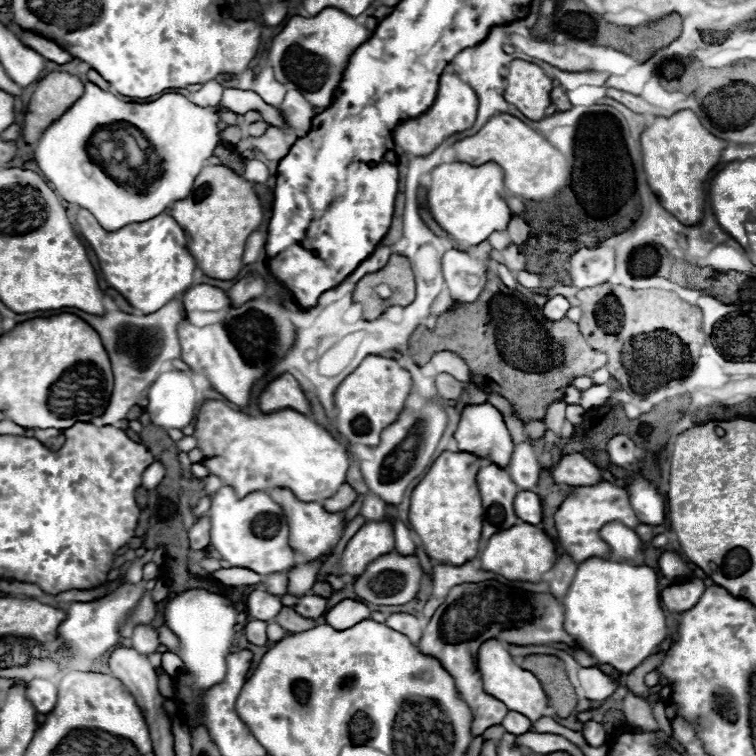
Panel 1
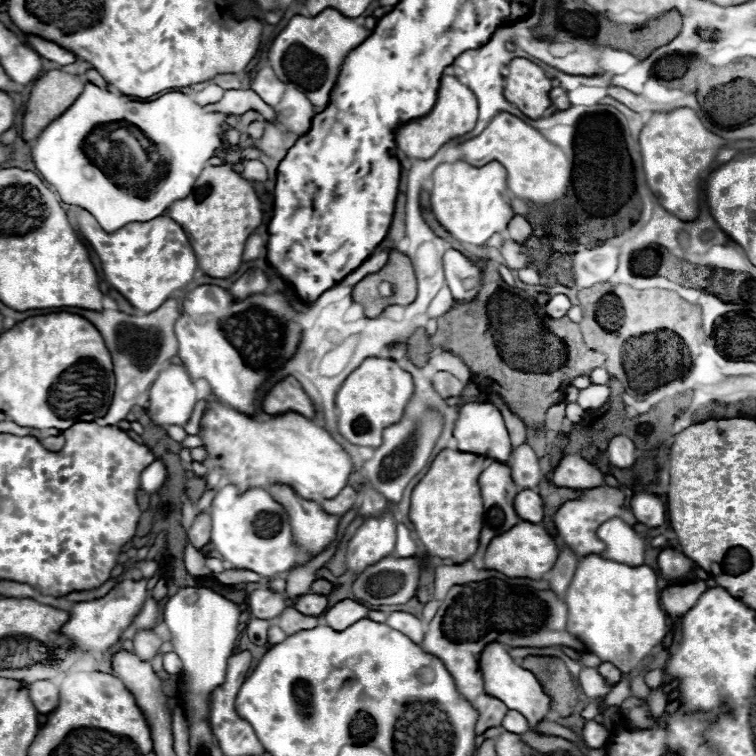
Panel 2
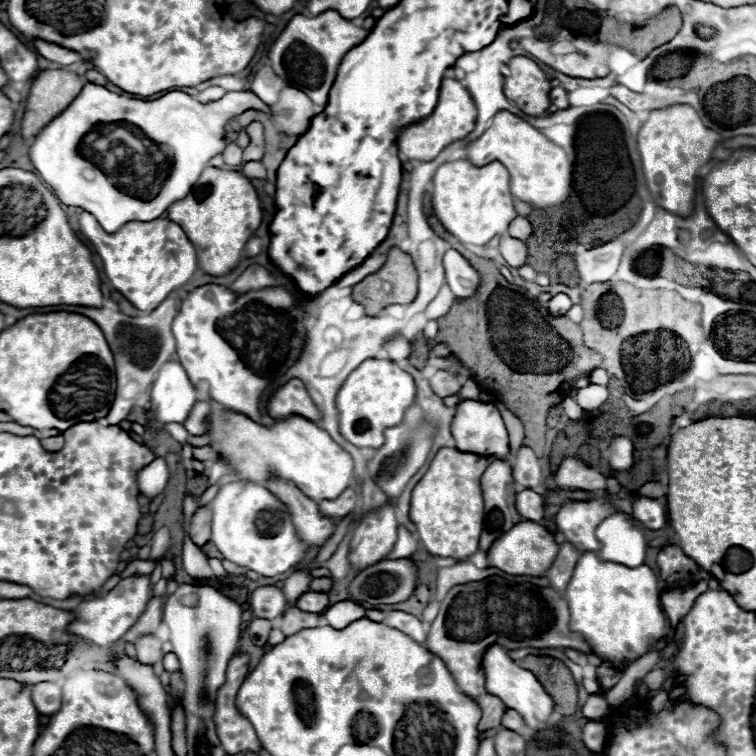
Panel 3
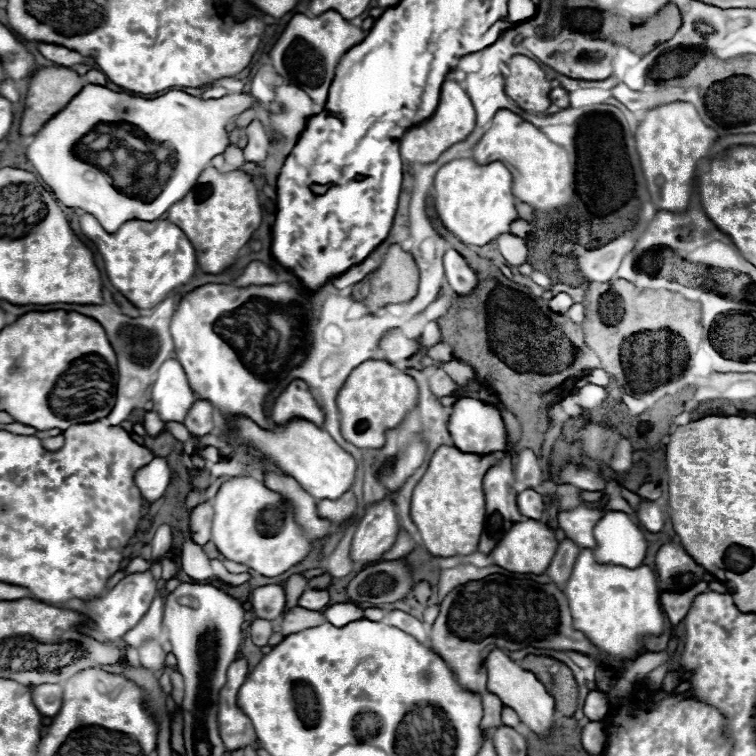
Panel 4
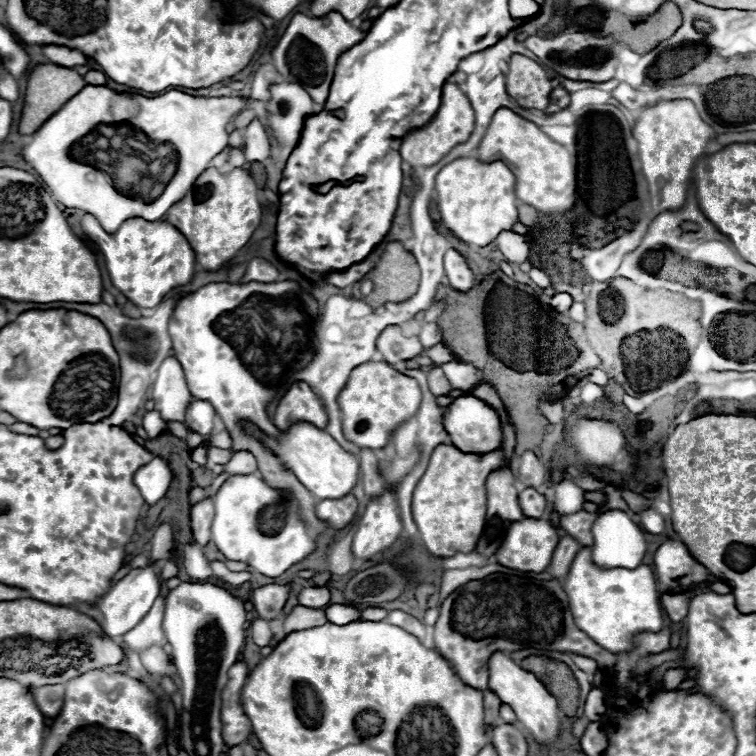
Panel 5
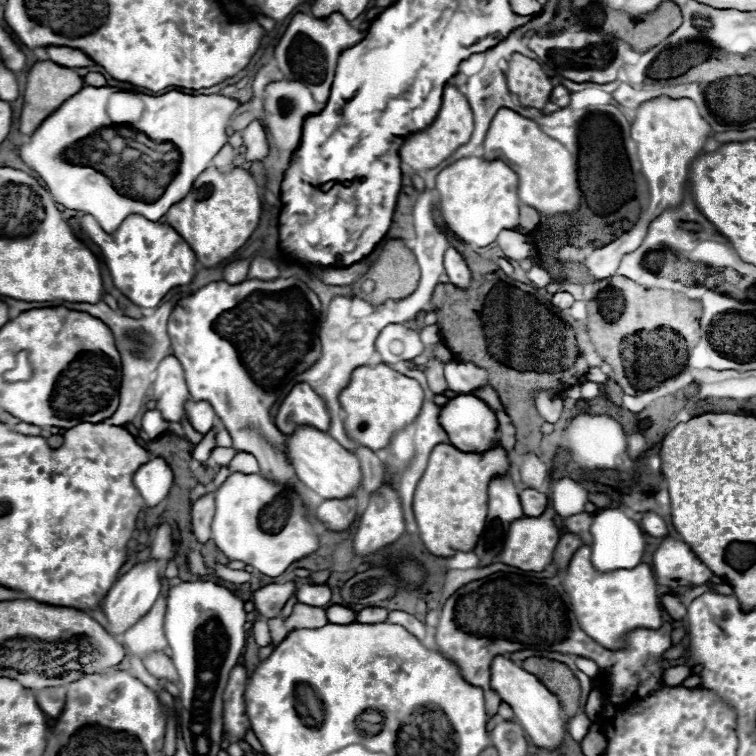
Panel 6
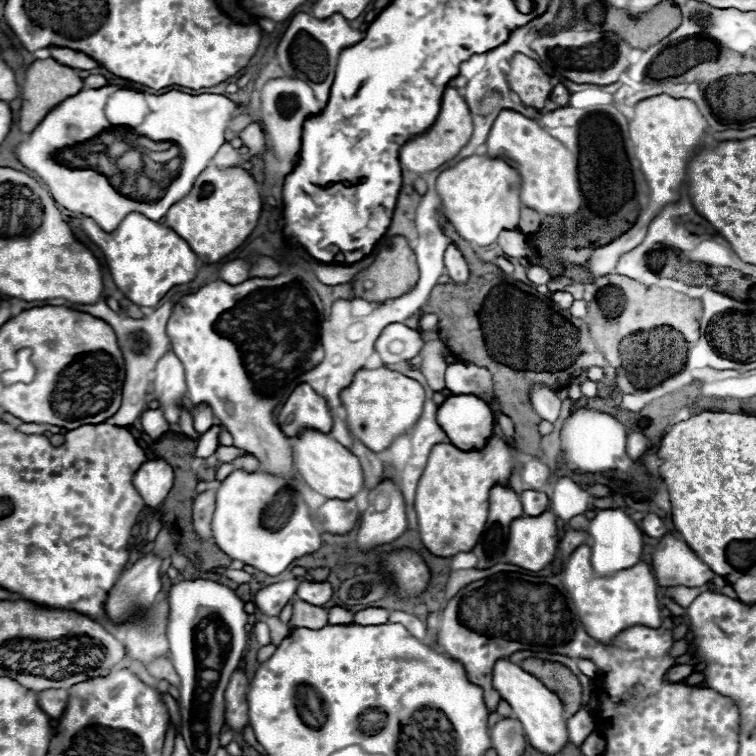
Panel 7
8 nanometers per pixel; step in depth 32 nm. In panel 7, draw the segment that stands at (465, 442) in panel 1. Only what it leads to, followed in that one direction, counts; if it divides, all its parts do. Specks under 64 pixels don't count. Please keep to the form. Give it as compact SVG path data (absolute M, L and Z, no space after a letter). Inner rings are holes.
M460 394L446 398L444 404L438 406L438 424L448 434L450 442L460 450L482 450L488 440L494 436L494 414L488 406L488 402L472 396L472 394Z

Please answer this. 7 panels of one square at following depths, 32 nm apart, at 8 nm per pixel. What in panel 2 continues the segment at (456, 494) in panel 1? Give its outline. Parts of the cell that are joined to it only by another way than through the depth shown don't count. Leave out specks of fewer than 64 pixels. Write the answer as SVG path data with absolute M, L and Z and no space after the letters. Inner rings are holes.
M442 450L430 464L426 476L412 490L410 522L414 524L414 530L430 556L452 558L454 564L462 564L476 554L484 518L478 476L488 464L488 458L476 454Z

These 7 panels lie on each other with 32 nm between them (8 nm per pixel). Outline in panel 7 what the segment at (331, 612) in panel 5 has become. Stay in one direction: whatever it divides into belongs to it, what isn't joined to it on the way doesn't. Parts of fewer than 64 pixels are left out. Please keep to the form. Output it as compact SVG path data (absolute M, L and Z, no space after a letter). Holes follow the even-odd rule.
M332 606L328 612L328 622L330 624L350 624L354 620L354 614L350 610L344 610L340 606Z

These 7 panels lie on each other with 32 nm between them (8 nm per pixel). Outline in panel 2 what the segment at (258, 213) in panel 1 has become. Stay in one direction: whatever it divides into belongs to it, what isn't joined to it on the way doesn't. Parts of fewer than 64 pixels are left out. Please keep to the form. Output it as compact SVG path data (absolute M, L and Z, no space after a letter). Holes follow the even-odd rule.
M206 166L194 182L190 196L174 202L168 208L168 216L184 228L198 268L212 278L230 278L242 264L248 236L262 222L262 208L252 184L238 172L228 166Z

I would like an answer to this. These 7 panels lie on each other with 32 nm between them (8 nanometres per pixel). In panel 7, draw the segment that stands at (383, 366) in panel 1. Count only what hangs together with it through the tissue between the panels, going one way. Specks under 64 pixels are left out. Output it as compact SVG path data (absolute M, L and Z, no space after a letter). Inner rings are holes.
M386 366L374 370L360 368L354 374L352 384L342 390L340 400L346 408L346 426L352 438L360 440L372 452L382 452L396 436L410 430L420 418L424 406L424 388L416 380Z

